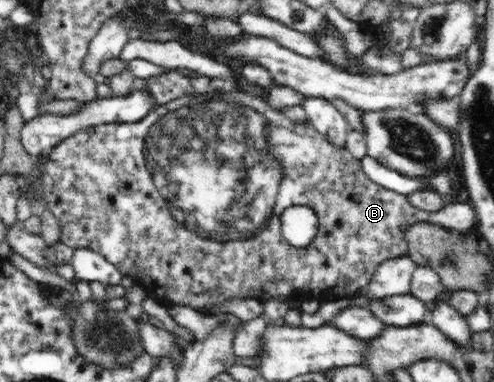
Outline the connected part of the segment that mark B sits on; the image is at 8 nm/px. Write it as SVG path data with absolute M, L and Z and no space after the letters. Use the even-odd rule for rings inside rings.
M244 84L244 85L243 85L243 86L242 86L242 88L240 88L240 89L235 89L235 90L234 90L234 89L227 89L227 87L226 87L226 89L225 89L225 90L224 90L224 91L219 91L219 92L218 92L218 93L216 93L216 92L215 92L215 90L214 90L214 89L211 89L211 91L210 91L210 92L209 92L209 93L208 93L208 92L207 92L207 93L205 93L205 94L200 94L200 93L196 93L196 94L188 94L188 95L182 95L182 96L179 96L179 97L177 97L177 98L175 98L175 99L173 99L173 100L171 100L171 101L168 101L168 102L167 102L167 103L166 103L166 104L158 104L158 105L157 105L157 106L155 106L155 107L154 107L154 108L153 108L153 109L152 109L152 110L151 110L151 111L150 111L150 112L149 112L149 113L148 113L148 114L147 114L147 115L145 115L145 116L143 116L143 117L142 117L142 118L141 118L141 119L140 119L140 120L139 120L139 121L134 121L134 122L121 122L121 123L117 123L117 122L115 122L115 123L103 123L103 124L99 124L99 125L95 125L95 127L89 127L89 129L83 129L83 131L75 131L75 133L73 133L73 135L71 135L71 137L67 137L67 139L63 139L63 141L61 141L61 143L58 143L58 144L57 144L57 145L55 145L55 147L53 147L53 148L52 148L52 149L51 149L51 150L49 150L49 151L47 151L47 152L46 152L46 153L45 153L45 157L44 157L44 154L42 154L42 155L39 155L39 156L37 156L37 157L35 157L35 159L37 159L37 161L42 161L42 163L43 163L43 168L42 168L42 169L41 169L41 195L42 195L42 197L43 197L43 199L44 199L44 201L45 201L45 202L46 202L46 207L48 207L48 209L49 209L49 210L50 210L50 211L51 211L51 213L53 213L53 215L54 215L54 216L55 216L55 217L57 217L57 219L59 219L59 221L60 221L60 226L61 226L61 235L60 235L60 238L59 238L59 241L60 241L60 242L61 242L61 243L65 243L65 245L68 245L68 246L69 246L69 247L72 247L72 248L73 248L73 249L79 249L79 248L89 248L89 249L91 249L91 250L93 250L93 251L96 251L96 252L97 252L97 253L100 253L100 254L101 254L101 255L102 255L102 256L103 256L103 257L105 257L105 259L107 259L107 261L110 261L110 262L111 262L111 263L112 263L112 264L113 264L113 265L116 265L116 266L117 266L117 267L118 267L118 270L119 270L119 271L120 271L120 272L121 272L121 273L122 273L122 275L128 275L128 276L129 276L129 277L131 277L131 278L133 278L133 279L134 279L134 281L135 281L135 282L140 282L140 284L142 284L142 285L144 285L144 286L146 286L146 289L147 289L147 290L148 290L148 291L149 291L149 290L153 290L153 291L155 291L155 293L157 293L157 300L158 300L158 299L163 299L163 301L165 301L165 304L166 304L166 303L176 303L176 304L180 304L180 305L185 305L185 306L189 306L189 307L192 307L192 308L193 308L193 309L196 309L196 310L197 310L197 311L199 311L199 312L200 312L200 313L201 313L201 314L204 314L204 315L213 315L213 316L219 316L219 318L220 318L220 319L224 319L224 318L225 318L225 316L224 316L224 314L225 314L225 313L223 313L223 314L220 314L220 315L216 315L216 313L217 313L217 309L221 309L221 307L223 307L223 305L225 305L225 301L233 301L233 299L249 299L249 298L251 298L251 299L257 299L257 300L259 300L259 301L263 301L263 300L265 300L265 299L266 299L266 300L269 300L269 299L272 299L272 298L277 298L277 299L283 299L283 300L285 300L285 301L287 301L287 300L288 300L288 298L289 298L289 297L291 297L291 295L292 295L292 294L293 294L293 293L294 293L294 295L296 295L296 297L300 297L300 299L303 299L303 300L317 300L317 301L318 301L318 303L319 303L319 304L322 304L322 303L327 303L327 301L328 301L328 300L332 300L332 299L339 299L339 298L346 298L346 299L347 299L347 300L349 300L349 301L351 301L351 302L352 302L352 303L353 303L353 302L357 302L357 301L358 301L358 297L359 297L359 295L360 295L360 291L363 291L363 290L364 290L364 289L367 289L367 287L368 287L368 283L369 283L369 282L370 282L370 281L371 281L371 278L372 278L372 275L373 275L373 274L374 274L374 273L375 273L375 270L376 270L376 269L377 269L377 268L378 268L378 265L379 265L379 264L380 264L380 263L381 263L381 262L382 262L382 261L385 261L385 260L386 260L386 259L387 259L387 258L389 258L389 259L393 259L393 258L397 258L397 257L401 257L401 256L405 256L405 255L407 255L407 249L408 249L408 247L407 247L407 240L405 240L405 238L403 238L403 229L405 229L405 227L409 227L409 225L413 225L413 223L417 223L417 221L423 221L423 222L427 222L427 223L433 223L433 224L435 224L435 225L438 225L438 226L441 226L441 227L442 227L442 228L446 228L446 229L447 229L447 230L450 230L450 231L455 231L455 232L457 232L457 233L467 233L467 231L468 231L468 229L469 229L469 228L471 228L471 227L474 227L474 225L475 225L475 224L476 224L476 223L477 223L477 217L476 217L476 213L475 213L475 210L474 210L474 208L473 208L473 207L472 207L472 204L469 204L469 203L466 203L466 202L455 202L455 203L453 203L453 202L451 202L451 203L447 203L447 204L446 204L446 206L445 206L445 207L442 207L442 208L441 208L441 209L440 209L440 210L439 210L439 211L434 211L434 212L429 212L429 211L425 211L425 210L421 210L421 209L419 209L419 208L417 208L417 207L415 207L415 206L413 206L413 204L411 204L411 202L409 202L409 198L407 198L407 196L406 196L406 195L403 195L403 194L400 194L400 193L397 193L397 192L395 192L395 191L391 191L391 190L389 190L389 189L387 189L387 188L385 188L385 187L383 187L383 186L381 186L381 185L379 185L379 184L377 184L377 183L375 183L375 182L373 182L373 180L371 180L371 178L369 178L369 176L367 176L367 174L365 174L365 172L364 172L364 171L363 171L363 164L361 164L361 161L360 161L360 160L359 160L359 159L356 159L356 158L355 158L355 157L354 157L354 156L353 156L353 155L352 155L352 154L351 154L351 153L350 153L350 152L349 152L349 151L348 151L348 150L347 150L347 149L346 149L346 148L345 148L345 149L340 149L340 147L337 147L337 145L335 145L335 144L333 144L333 142L331 142L331 141L329 141L329 140L327 140L327 138L325 138L325 137L323 137L323 136L322 136L322 135L321 135L321 133L319 133L319 132L318 132L318 131L317 131L317 129L315 129L315 128L314 128L314 127L313 127L313 124L312 124L312 123L311 123L311 122L310 122L310 120L307 120L307 121L306 121L306 122L293 122L293 119L290 119L290 117L289 117L289 115L288 115L288 114L285 114L285 113L283 113L283 112L281 112L281 111L279 111L279 110L275 110L275 108L271 108L271 106L269 106L269 102L267 102L267 100L265 100L265 97L264 97L264 92L262 92L262 91L261 91L261 90L257 90L257 89L255 89L255 88L253 88L253 87L251 87L251 86L249 86L249 85L247 85L247 84ZM301 205L303 205L303 206L307 206L307 207L310 207L310 208L311 208L311 209L313 209L313 211L314 211L314 212L315 212L315 213L316 213L316 216L317 216L317 217L318 217L318 235L317 235L317 236L316 236L316 237L315 237L315 239L314 239L314 240L313 240L313 241L312 241L312 242L311 242L311 243L310 243L310 245L309 245L309 246L307 246L307 247L304 247L304 248L303 248L303 249L299 249L299 248L296 248L296 247L295 247L295 246L292 246L292 245L291 245L291 244L289 244L289 242L287 242L287 240L286 240L286 239L285 239L285 236L283 236L283 234L282 234L282 229L281 229L281 220L280 220L280 215L281 215L281 214L282 214L282 213L283 213L283 210L284 210L284 209L287 209L287 208L288 208L288 207L291 207L291 206L301 206ZM256 230L259 230L259 231L260 231L260 233L259 233L259 234L257 234L257 235L256 235L256 236L253 236L253 237L252 237L252 238L249 238L249 239L246 239L246 240L237 240L237 239L238 239L238 238L240 238L240 237L241 237L241 236L243 236L243 235L242 235L242 233L243 233L243 232L244 232L244 233L245 233L245 234L247 234L247 233L248 233L248 232L249 232L249 231L252 231L252 232L256 232Z

